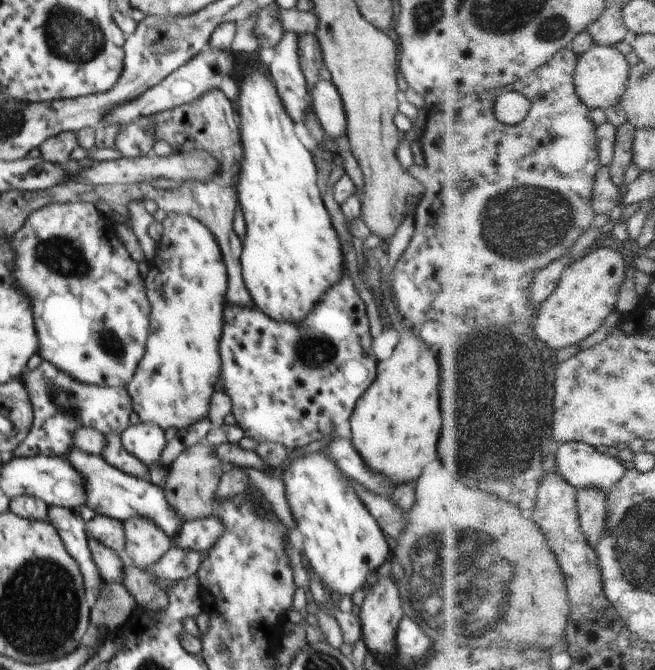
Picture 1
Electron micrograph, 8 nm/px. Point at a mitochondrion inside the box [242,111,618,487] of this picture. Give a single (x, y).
(517, 223)

